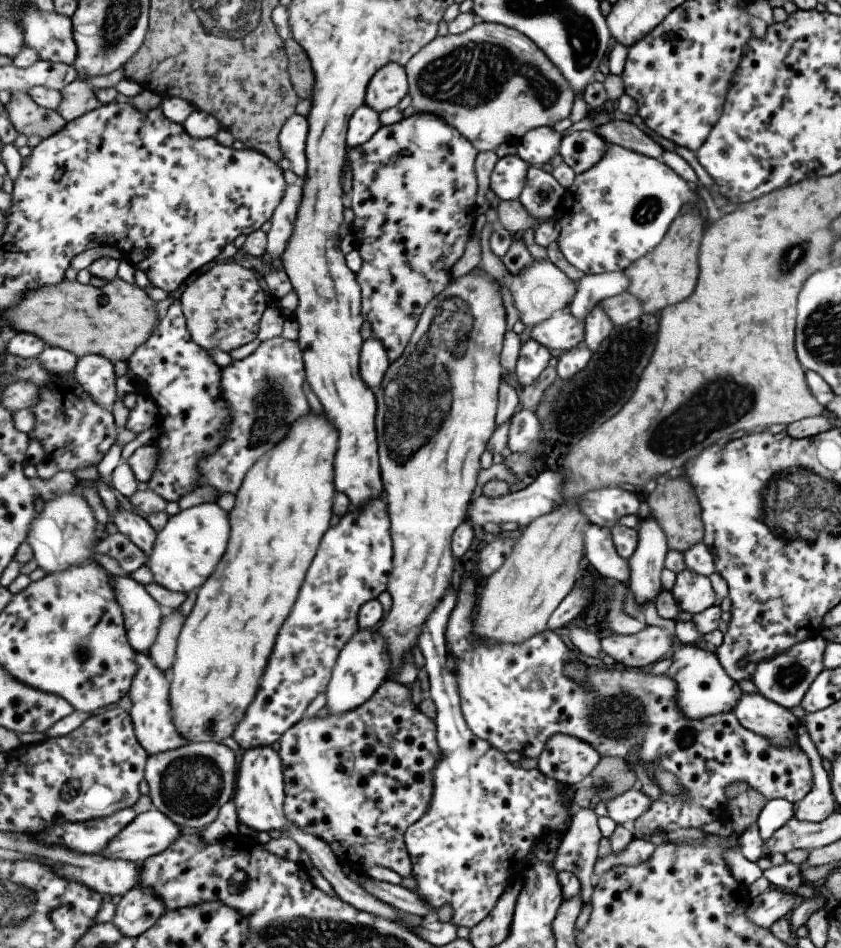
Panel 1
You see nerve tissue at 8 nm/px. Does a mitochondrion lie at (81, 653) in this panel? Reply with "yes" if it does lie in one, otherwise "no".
yes

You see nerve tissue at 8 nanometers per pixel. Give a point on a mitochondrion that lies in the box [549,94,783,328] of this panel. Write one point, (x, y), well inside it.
(645, 211)

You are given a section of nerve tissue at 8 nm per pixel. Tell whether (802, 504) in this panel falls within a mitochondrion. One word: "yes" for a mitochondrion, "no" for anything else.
yes

